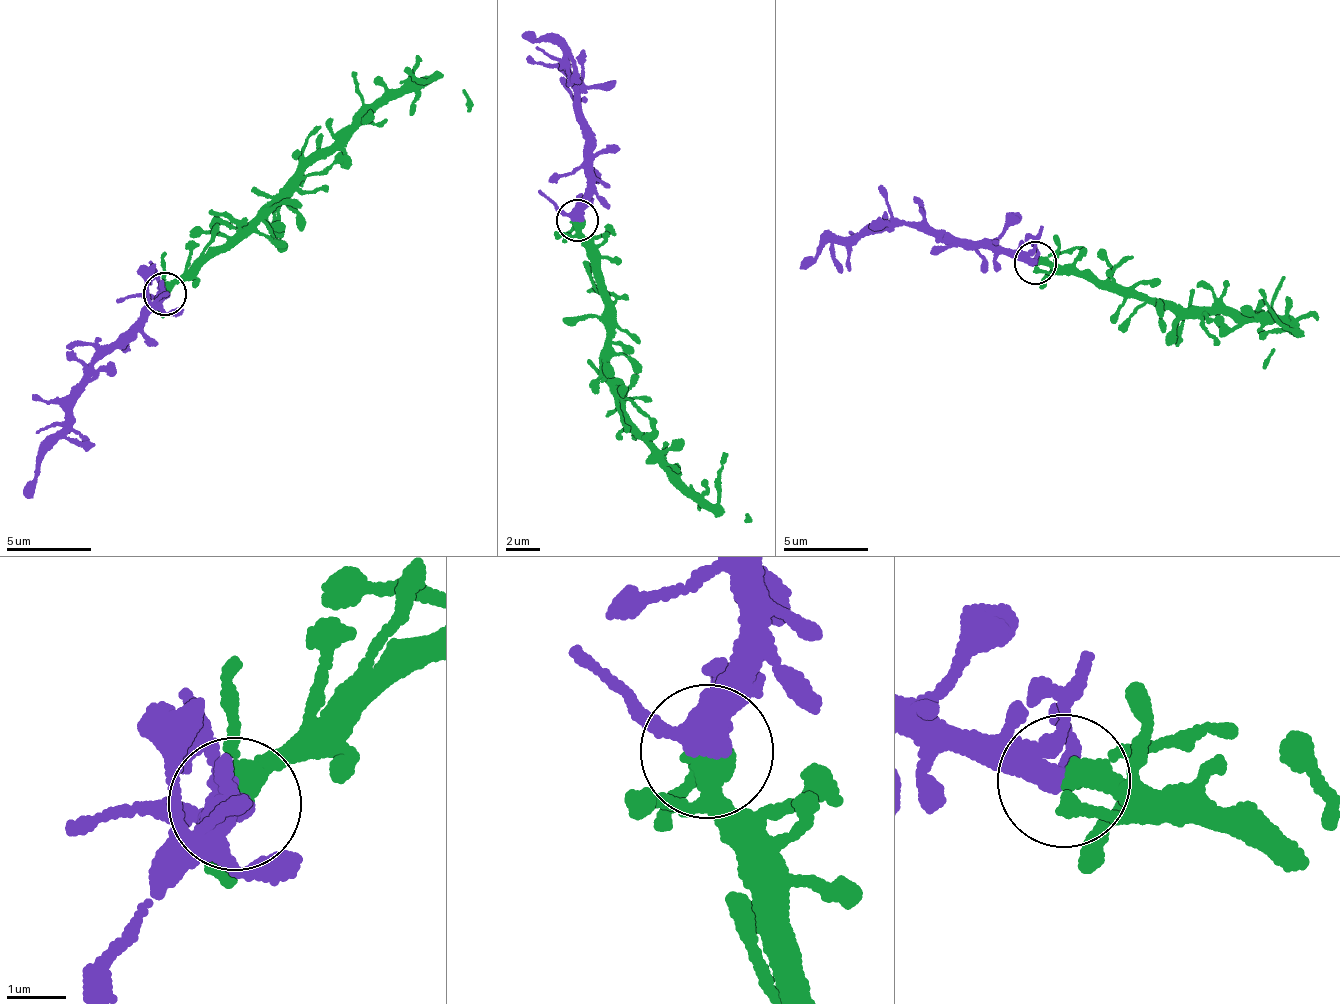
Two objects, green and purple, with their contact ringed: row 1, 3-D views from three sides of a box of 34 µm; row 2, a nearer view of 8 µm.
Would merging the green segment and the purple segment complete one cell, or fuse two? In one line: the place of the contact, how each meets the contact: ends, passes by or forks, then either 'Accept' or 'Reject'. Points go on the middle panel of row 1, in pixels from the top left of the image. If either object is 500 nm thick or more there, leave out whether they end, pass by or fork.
Place: (577, 220). At the ring green forks. At the ring purple forks. Accept

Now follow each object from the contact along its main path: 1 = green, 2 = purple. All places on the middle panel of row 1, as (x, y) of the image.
1: (578, 222), (605, 302), (607, 387), (623, 410), (623, 428), (646, 442), (669, 478), (748, 515), (745, 520)
2: (578, 219), (586, 187), (578, 79), (559, 45), (522, 34)

